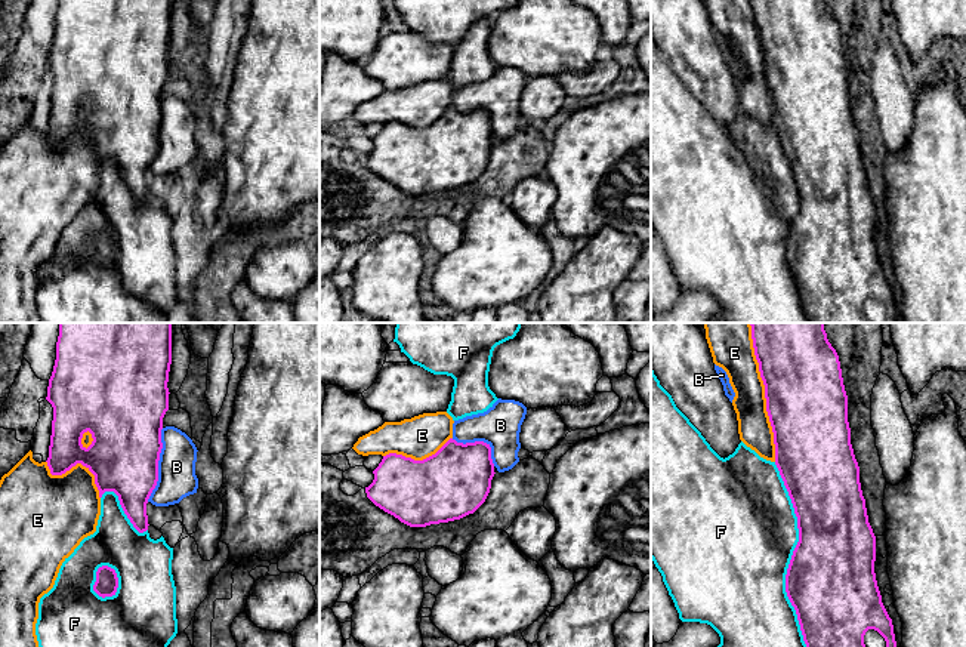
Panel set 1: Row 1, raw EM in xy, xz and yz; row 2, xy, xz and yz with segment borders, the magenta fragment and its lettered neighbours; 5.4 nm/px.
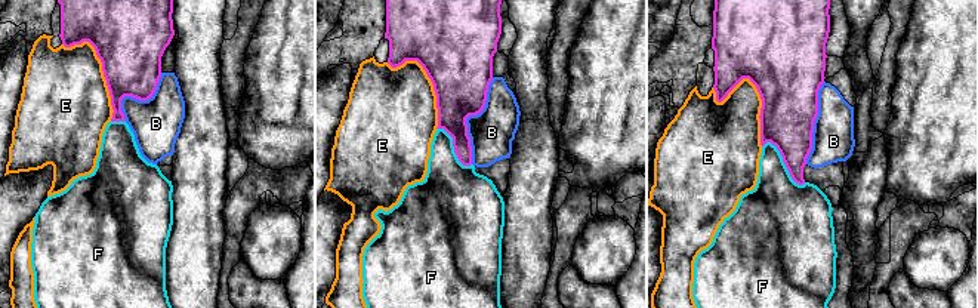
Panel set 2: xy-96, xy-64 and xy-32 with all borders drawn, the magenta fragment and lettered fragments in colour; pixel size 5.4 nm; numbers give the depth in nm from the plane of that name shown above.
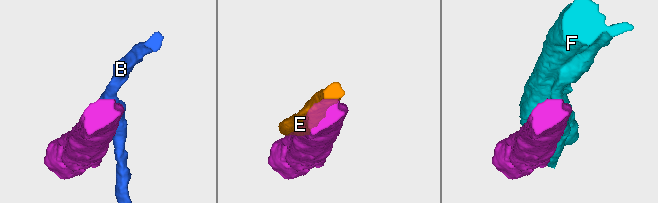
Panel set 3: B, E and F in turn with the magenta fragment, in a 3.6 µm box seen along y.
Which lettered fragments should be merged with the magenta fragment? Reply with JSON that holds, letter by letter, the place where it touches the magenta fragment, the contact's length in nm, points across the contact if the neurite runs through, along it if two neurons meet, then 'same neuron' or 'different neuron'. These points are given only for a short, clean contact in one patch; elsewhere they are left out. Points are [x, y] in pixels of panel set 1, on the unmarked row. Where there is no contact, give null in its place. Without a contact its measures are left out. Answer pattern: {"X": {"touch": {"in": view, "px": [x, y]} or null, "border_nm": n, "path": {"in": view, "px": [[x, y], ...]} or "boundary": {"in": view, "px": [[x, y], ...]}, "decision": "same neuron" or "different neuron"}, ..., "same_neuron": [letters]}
{"B": {"touch": {"in": "xy", "px": [157, 133]}, "border_nm": 400, "decision": "different neuron"}, "E": {"touch": {"in": "yz", "px": [765, 65]}, "border_nm": 700, "decision": "same neuron"}, "F": {"touch": {"in": "yz", "px": [792, 227]}, "border_nm": 1050, "decision": "different neuron"}, "same_neuron": ["E"]}

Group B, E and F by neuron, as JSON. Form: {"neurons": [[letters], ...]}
{"neurons": [["B"], ["E"], ["F"]]}

